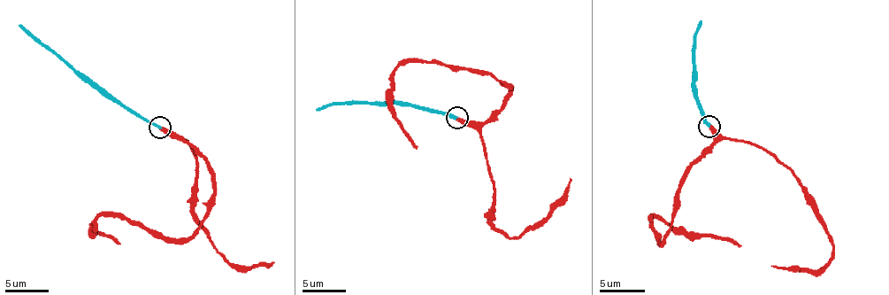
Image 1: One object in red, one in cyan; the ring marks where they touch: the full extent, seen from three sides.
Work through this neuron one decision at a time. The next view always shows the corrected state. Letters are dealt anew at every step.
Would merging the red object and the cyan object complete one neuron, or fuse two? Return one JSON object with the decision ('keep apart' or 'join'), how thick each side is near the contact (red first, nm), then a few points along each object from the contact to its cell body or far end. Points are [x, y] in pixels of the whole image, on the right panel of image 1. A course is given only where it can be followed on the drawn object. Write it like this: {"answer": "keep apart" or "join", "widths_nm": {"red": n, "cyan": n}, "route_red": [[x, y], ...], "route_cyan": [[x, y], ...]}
{"answer": "join", "widths_nm": {"red": 360, "cyan": 240}, "route_red": [[711, 126], [713, 143], [691, 166], [663, 239], [652, 230], [656, 216], [675, 228], [733, 239], [740, 246]], "route_cyan": [[708, 126], [697, 103], [695, 81], [695, 33], [701, 21]]}

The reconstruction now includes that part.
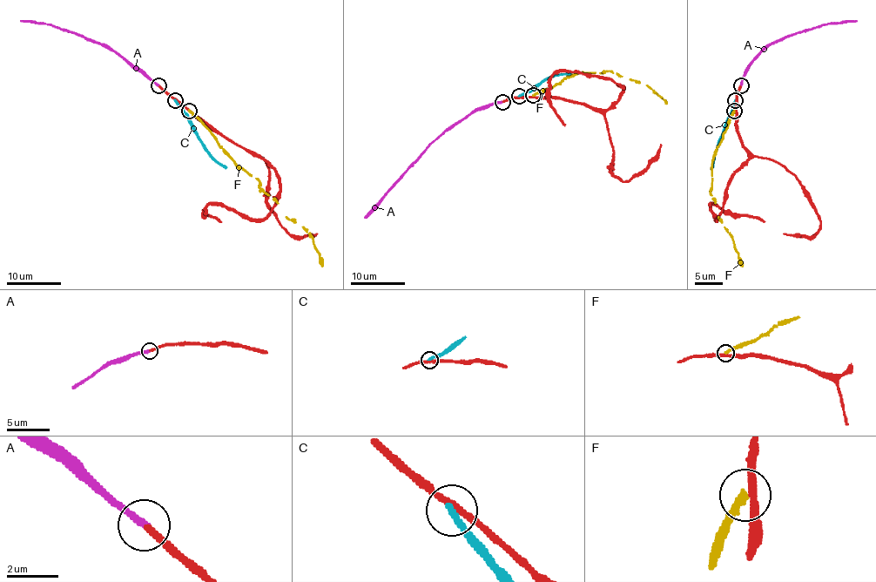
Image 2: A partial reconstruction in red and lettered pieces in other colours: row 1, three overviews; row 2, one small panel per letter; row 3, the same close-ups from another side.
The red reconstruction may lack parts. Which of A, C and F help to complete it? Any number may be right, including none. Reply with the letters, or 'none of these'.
A

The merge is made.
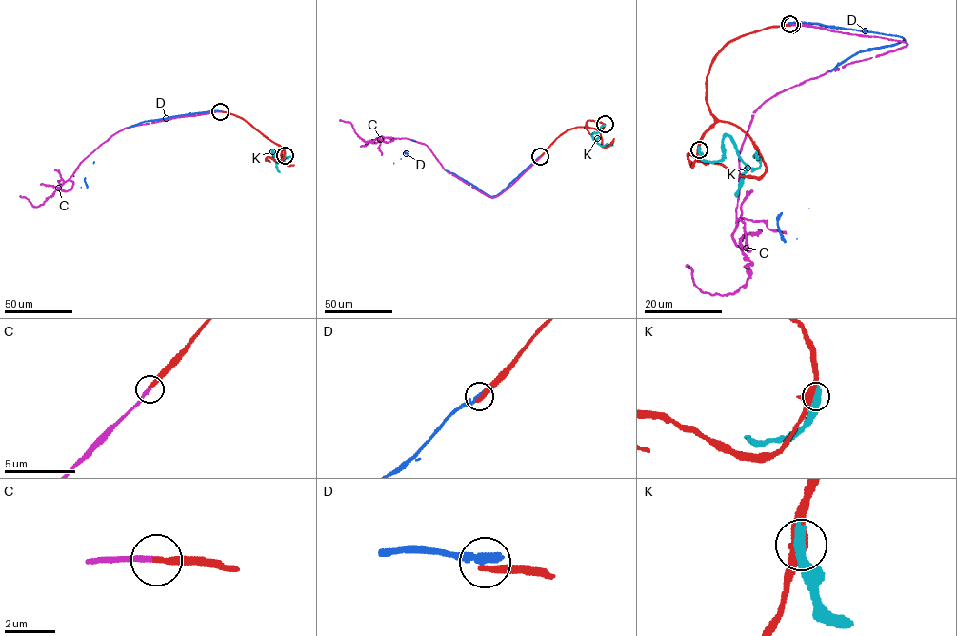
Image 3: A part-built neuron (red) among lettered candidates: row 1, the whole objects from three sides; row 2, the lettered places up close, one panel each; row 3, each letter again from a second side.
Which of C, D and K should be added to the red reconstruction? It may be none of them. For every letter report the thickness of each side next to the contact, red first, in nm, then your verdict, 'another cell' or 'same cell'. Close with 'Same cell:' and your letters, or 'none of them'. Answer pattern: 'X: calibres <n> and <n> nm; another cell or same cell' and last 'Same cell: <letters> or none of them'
C: calibres 240 and 220 nm; same cell
D: calibres 300 and 440 nm; another cell
K: calibres 400 and 550 nm; another cell
Same cell: C

